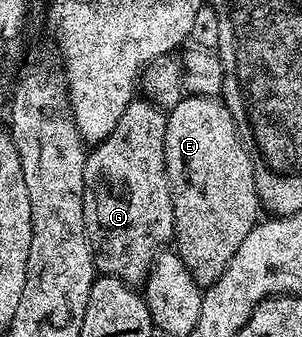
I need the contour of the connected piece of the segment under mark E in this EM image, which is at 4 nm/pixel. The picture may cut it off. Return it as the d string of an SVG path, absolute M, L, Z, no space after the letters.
M187 94L181 102L177 102L177 106L169 109L165 126L165 166L175 219L174 251L178 252L181 262L185 262L189 274L193 274L197 283L201 286L213 285L221 274L225 274L233 254L237 254L237 246L245 242L249 230L253 230L261 220L255 163L251 161L250 151L245 147L239 128L222 99Z

